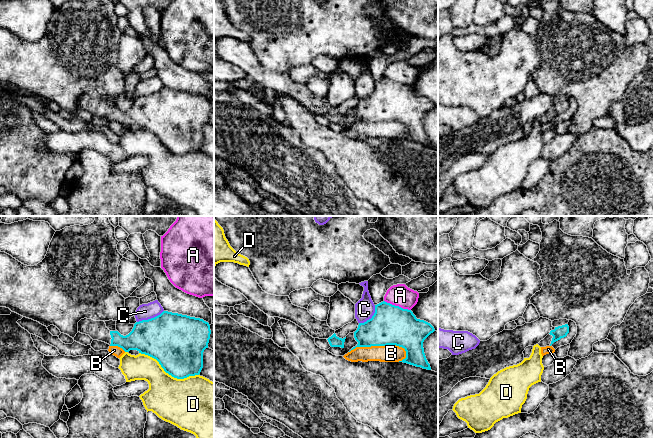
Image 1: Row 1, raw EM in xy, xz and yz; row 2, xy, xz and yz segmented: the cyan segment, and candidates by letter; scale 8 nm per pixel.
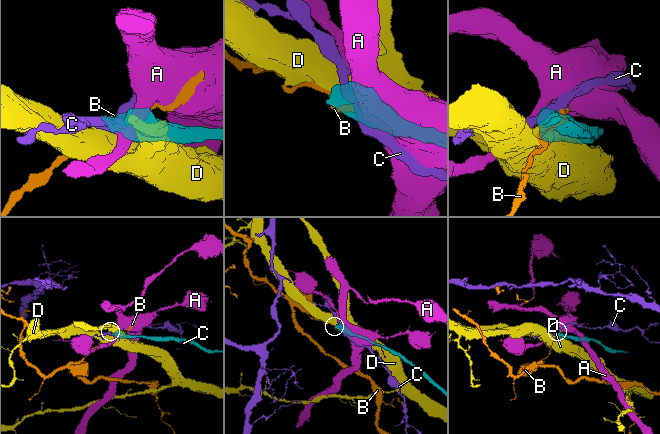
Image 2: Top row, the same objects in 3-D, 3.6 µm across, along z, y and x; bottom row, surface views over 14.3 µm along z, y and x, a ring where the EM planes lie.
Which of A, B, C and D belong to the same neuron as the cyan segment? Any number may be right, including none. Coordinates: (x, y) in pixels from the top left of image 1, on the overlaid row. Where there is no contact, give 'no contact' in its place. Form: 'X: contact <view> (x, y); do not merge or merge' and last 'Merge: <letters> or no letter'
A: contact xz (397, 306); do not merge
B: contact xz (381, 345); do not merge
C: contact xy (151, 318); do not merge
D: contact xy (168, 373); do not merge
Merge: no letter

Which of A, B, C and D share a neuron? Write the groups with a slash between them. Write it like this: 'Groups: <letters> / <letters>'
Groups: A / B / C / D

